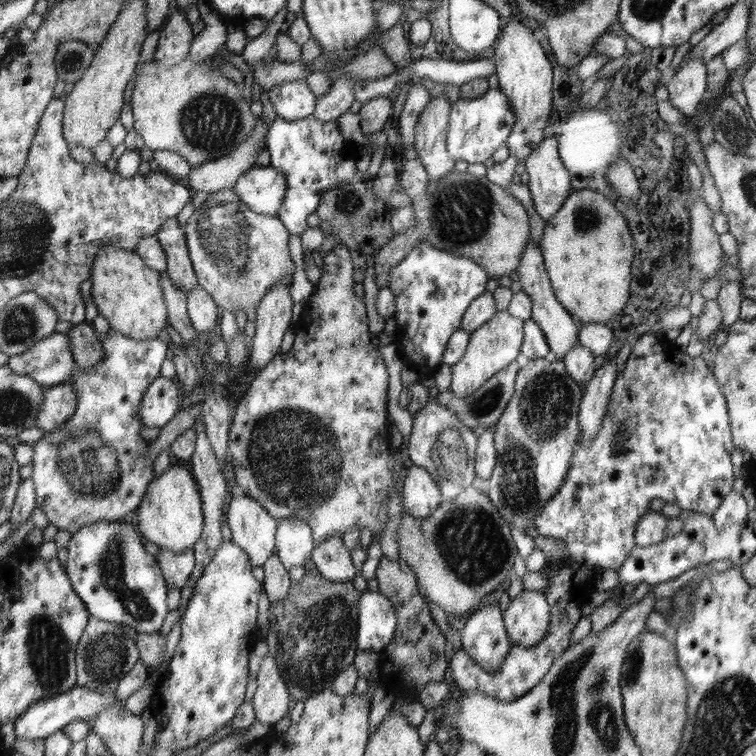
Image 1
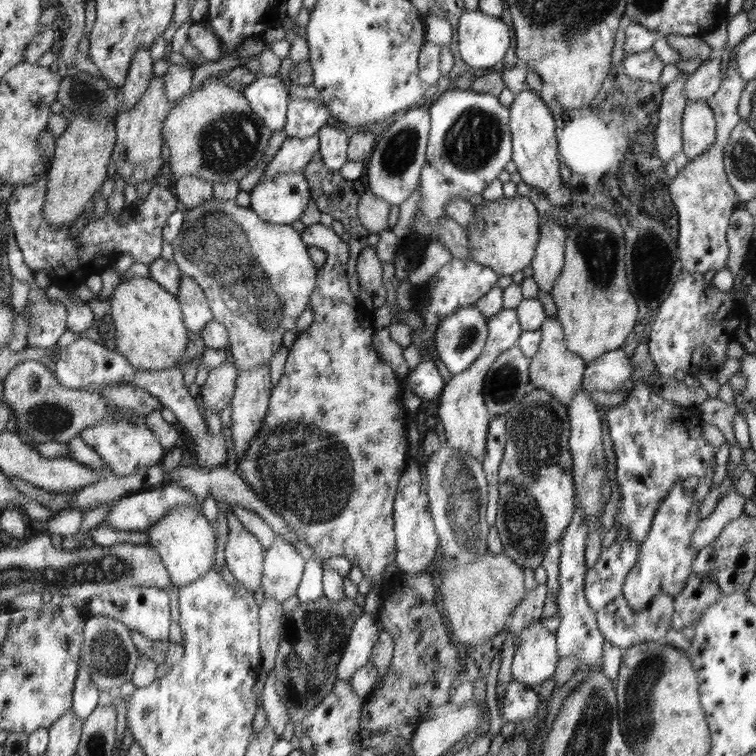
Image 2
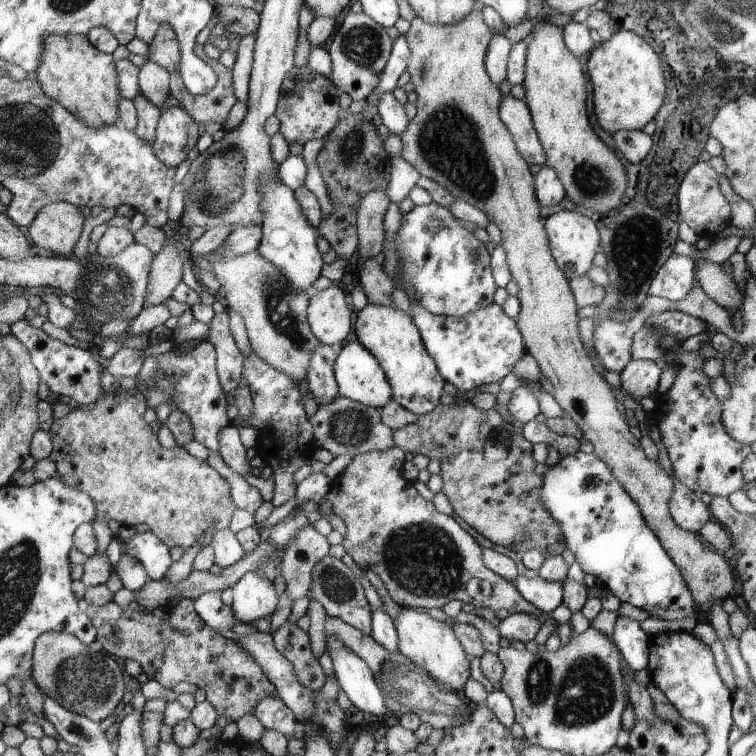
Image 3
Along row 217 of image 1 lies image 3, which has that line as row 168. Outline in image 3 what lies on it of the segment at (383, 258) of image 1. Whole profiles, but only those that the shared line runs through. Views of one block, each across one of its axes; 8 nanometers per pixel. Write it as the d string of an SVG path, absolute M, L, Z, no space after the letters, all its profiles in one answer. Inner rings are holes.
M481 7L472 10L472 14L468 14L464 20L452 26L436 26L418 17L411 21L410 28L405 34L411 50L407 70L411 76L410 88L417 94L415 104L417 113L408 124L408 128L399 135L402 139L400 156L421 176L435 180L440 186L447 188L456 199L475 206L489 218L489 222L499 227L508 270L519 288L517 297L521 309L516 322L526 343L526 352L538 362L543 376L550 380L554 388L553 397L565 414L578 424L584 438L594 447L593 453L599 455L611 467L615 477L623 483L628 494L639 504L647 526L659 537L661 545L667 549L668 556L676 564L676 568L682 571L683 578L692 591L698 612L702 614L702 618L697 622L706 623L712 608L712 600L724 602L728 598L728 592L732 590L734 584L733 575L730 574L730 568L722 556L718 556L710 548L706 552L704 542L702 540L696 542L693 532L684 530L684 527L672 518L671 495L675 492L675 480L672 480L672 476L663 470L658 462L652 462L652 459L647 457L642 443L630 432L623 411L624 403L612 391L608 381L596 372L596 366L592 364L584 344L578 338L576 332L578 308L577 302L574 302L575 296L570 292L571 286L568 286L568 280L564 278L563 269L555 258L552 258L553 254L550 254L544 232L544 218L540 216L541 204L536 202L537 196L534 196L534 178L528 170L527 159L520 154L511 131L499 116L502 96L485 69L486 50L494 34L490 32L487 22L484 22L481 10Z

